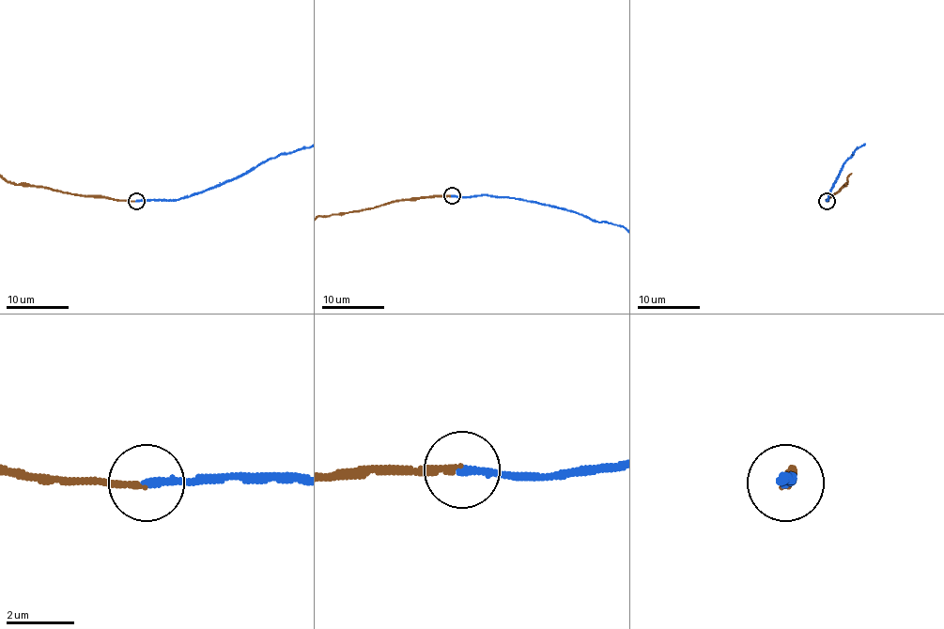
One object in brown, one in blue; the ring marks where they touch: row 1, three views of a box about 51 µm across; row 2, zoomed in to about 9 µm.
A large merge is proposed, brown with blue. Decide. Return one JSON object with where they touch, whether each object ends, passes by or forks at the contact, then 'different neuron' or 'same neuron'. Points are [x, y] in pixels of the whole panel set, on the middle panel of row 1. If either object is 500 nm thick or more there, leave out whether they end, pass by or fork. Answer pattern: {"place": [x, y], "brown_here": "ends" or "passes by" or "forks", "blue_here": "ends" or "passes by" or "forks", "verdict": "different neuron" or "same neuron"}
{"place": [452, 195], "brown_here": "ends", "blue_here": "ends", "verdict": "same neuron"}

